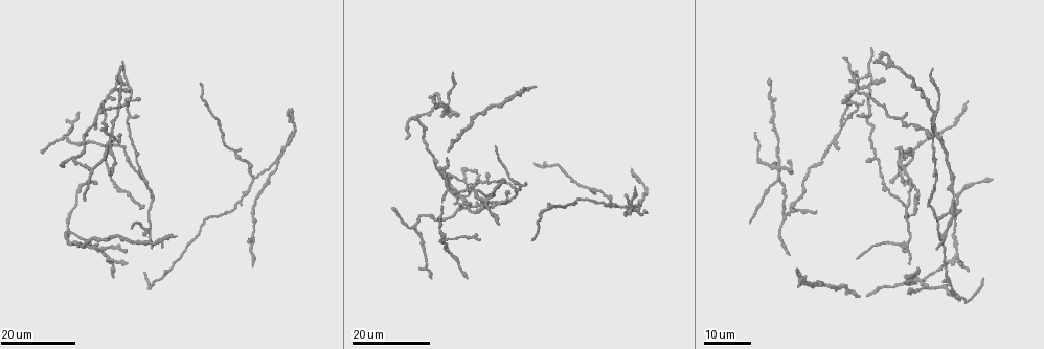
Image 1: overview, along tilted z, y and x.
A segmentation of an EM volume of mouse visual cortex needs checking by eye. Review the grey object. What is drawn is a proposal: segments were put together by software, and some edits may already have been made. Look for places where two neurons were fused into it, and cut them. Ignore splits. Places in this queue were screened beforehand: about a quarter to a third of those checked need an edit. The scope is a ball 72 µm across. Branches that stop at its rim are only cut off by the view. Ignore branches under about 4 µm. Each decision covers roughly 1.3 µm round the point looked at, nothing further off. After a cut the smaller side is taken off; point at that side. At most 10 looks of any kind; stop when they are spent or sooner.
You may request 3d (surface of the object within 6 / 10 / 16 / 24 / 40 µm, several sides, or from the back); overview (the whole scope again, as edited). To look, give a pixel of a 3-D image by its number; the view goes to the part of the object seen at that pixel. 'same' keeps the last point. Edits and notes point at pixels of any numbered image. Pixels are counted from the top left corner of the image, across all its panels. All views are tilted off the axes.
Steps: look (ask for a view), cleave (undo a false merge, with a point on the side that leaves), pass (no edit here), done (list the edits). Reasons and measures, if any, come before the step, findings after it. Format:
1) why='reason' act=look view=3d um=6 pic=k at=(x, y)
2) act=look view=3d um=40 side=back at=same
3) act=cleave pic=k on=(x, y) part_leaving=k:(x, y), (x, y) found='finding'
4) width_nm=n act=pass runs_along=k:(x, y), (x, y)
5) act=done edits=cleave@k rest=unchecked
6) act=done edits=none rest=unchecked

why='calibre changes' act=look view=3d um=16 pic=1 at=(902, 147)

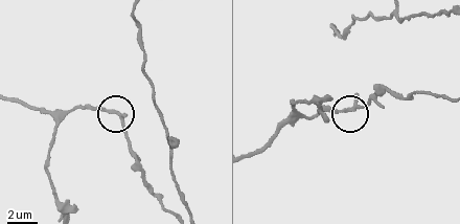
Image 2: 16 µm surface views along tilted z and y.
why='closer look' act=look view=3d um=6 pic=2 at=(355, 109)

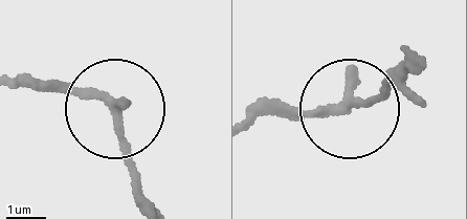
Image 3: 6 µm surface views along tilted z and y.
act=cleave pic=3 on=(131, 103) part_leaving=3:(81, 91), (114, 123), (141, 209) found='a second neuron is stuck on'

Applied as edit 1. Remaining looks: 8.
why='four-way junction' act=look view=3d um=24 pic=1 at=(777, 169)

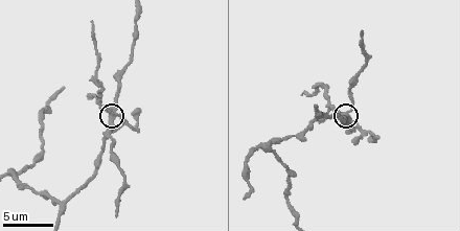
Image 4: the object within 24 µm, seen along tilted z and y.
act=look view=3d um=6 pic=4 at=(108, 109)

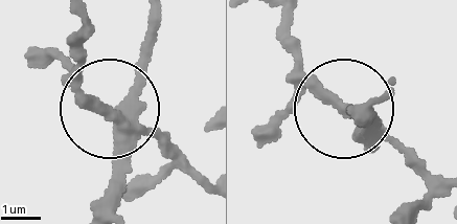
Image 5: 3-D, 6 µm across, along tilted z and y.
arms=4 act=cleave pic=5 on=(167, 142) part_leaving=5:(126, 132), (89, 98), (80, 18) found='two neurons meet here'

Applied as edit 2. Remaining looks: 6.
why='two arms in line, one across' act=look view=3d um=24 pic=1 at=(437, 167)

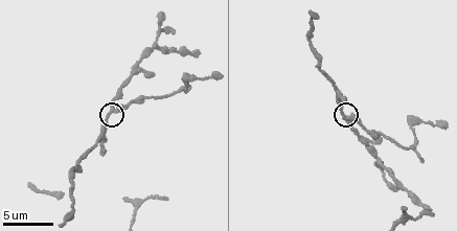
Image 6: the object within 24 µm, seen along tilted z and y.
act=look view=3d um=10 pic=6 at=(346, 116)

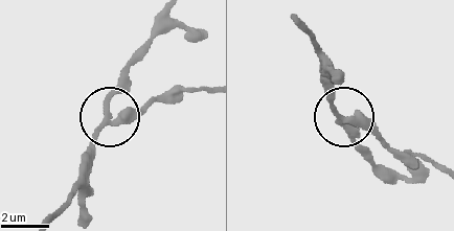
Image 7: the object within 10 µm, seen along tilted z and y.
arms=3 act=pass runs_along=7:(55, 211), (69, 198), (104, 120), (172, 100) found='one neuron here'

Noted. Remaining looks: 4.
act=look view=3d um=10 pic=6 at=(379, 164)

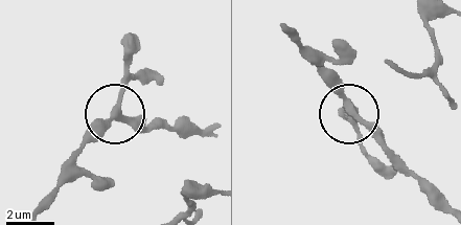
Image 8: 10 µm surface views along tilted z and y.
act=pass runs_along=8:(30, 212), (68, 156), (115, 110), (125, 59) found='continuous, no second neuron'

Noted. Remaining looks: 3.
act=look view=3d um=16 pic=1 at=(276, 163)

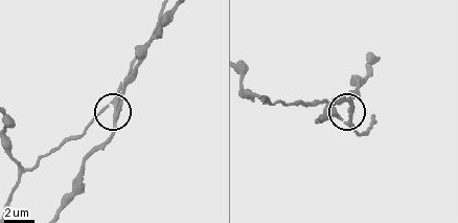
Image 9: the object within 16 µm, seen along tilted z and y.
why='closer look' act=look view=3d um=10 pic=9 at=(116, 117)

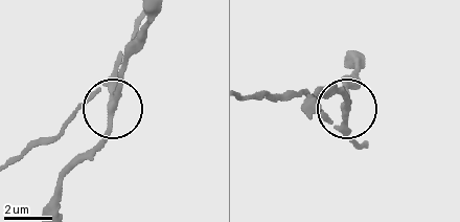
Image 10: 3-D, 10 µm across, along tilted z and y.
act=cleave pic=10 on=(62, 128) found='a second neuron is stuck on'

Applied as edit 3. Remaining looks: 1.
act=done edits=cleave@3,cleave@5,cleave@10 rest=unchecked

